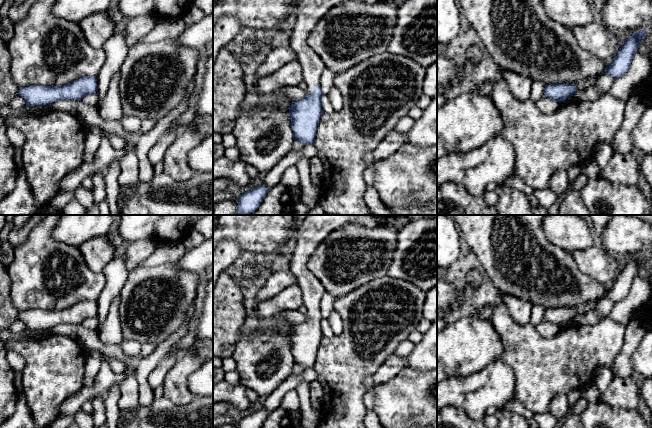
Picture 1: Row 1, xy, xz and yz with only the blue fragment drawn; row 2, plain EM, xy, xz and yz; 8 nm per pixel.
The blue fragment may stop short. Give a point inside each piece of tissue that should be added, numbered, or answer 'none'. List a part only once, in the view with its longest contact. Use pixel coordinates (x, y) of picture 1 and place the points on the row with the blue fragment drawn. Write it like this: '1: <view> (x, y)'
1: xz (306, 13)

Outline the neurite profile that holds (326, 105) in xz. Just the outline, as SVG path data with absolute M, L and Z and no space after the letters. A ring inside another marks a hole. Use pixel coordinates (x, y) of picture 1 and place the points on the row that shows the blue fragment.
M323 94L321 97L321 108L323 113L333 113L335 112L329 98L327 95Z

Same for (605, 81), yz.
M603 74L597 79L597 85L602 88L605 92L609 92L610 88L614 83L614 78L608 74Z

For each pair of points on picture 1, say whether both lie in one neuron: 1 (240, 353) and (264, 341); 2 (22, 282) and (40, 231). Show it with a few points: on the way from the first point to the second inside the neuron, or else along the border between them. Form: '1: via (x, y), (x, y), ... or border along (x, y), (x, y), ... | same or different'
1: via (246, 353), (252, 353), (258, 347) | same
2: via (35, 269), (39, 265), (40, 244) | same

